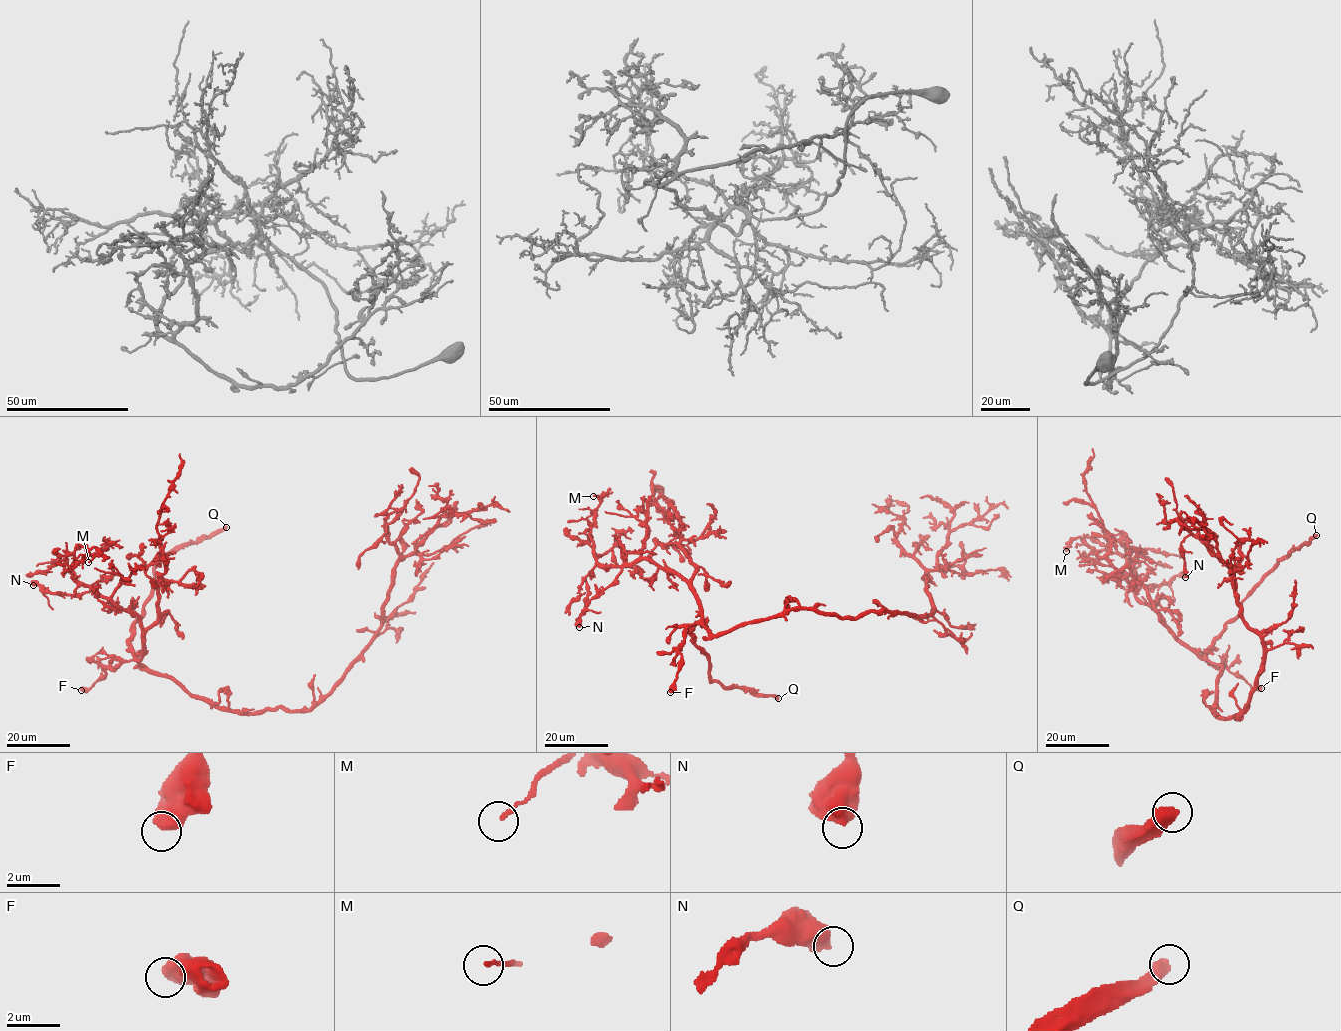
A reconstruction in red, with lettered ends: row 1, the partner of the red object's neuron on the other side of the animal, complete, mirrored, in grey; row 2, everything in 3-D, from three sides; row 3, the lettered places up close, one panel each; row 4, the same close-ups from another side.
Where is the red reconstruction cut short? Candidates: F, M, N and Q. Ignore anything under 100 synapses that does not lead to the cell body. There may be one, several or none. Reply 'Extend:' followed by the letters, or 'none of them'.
Extend: Q

